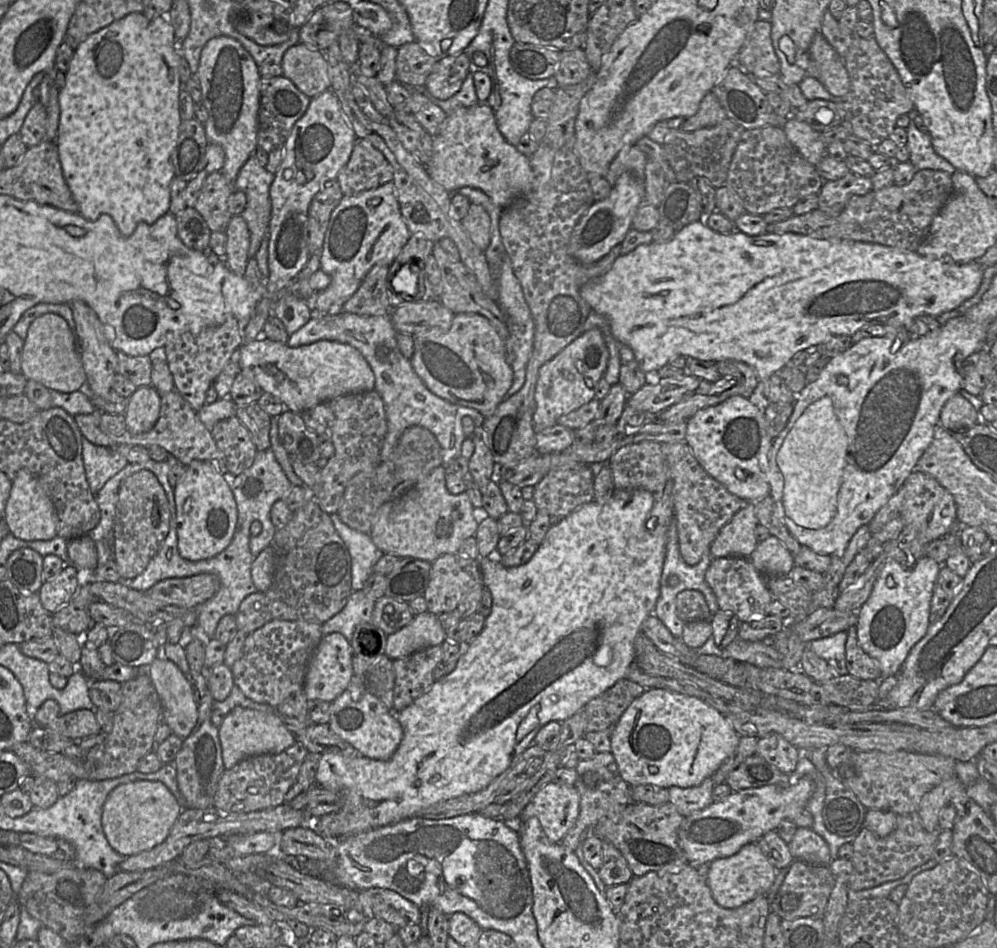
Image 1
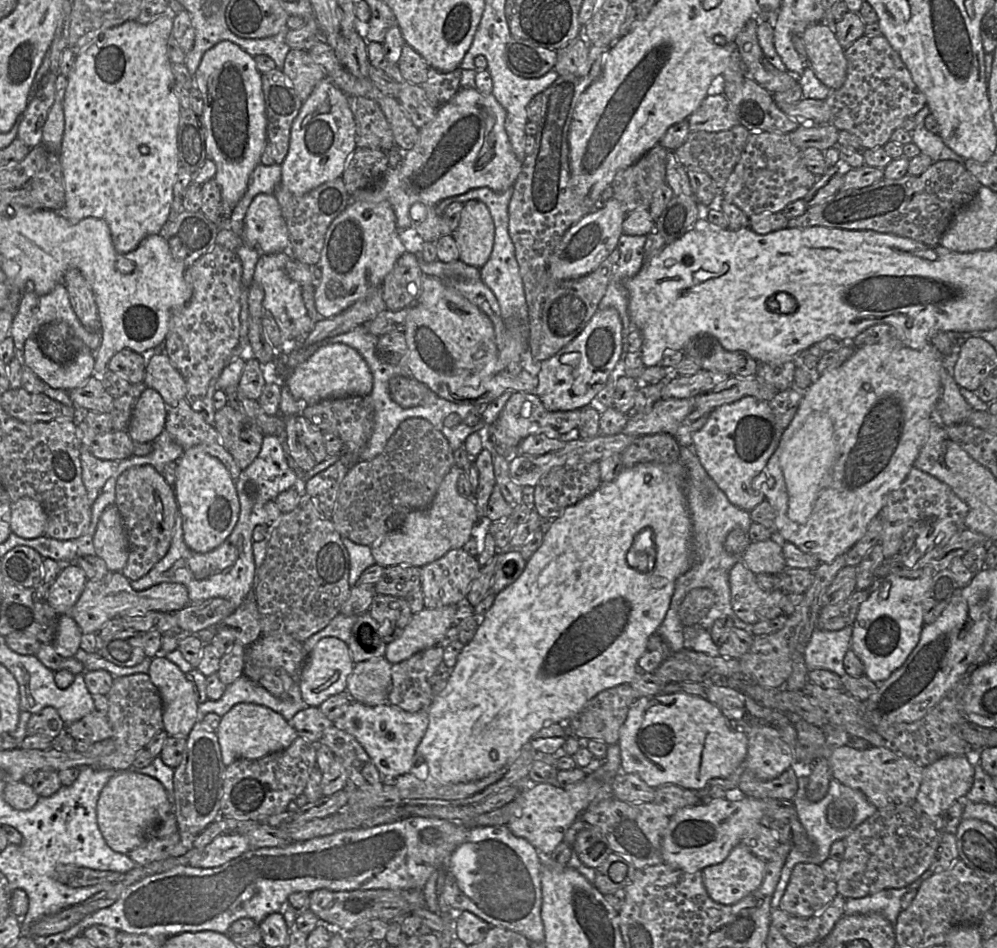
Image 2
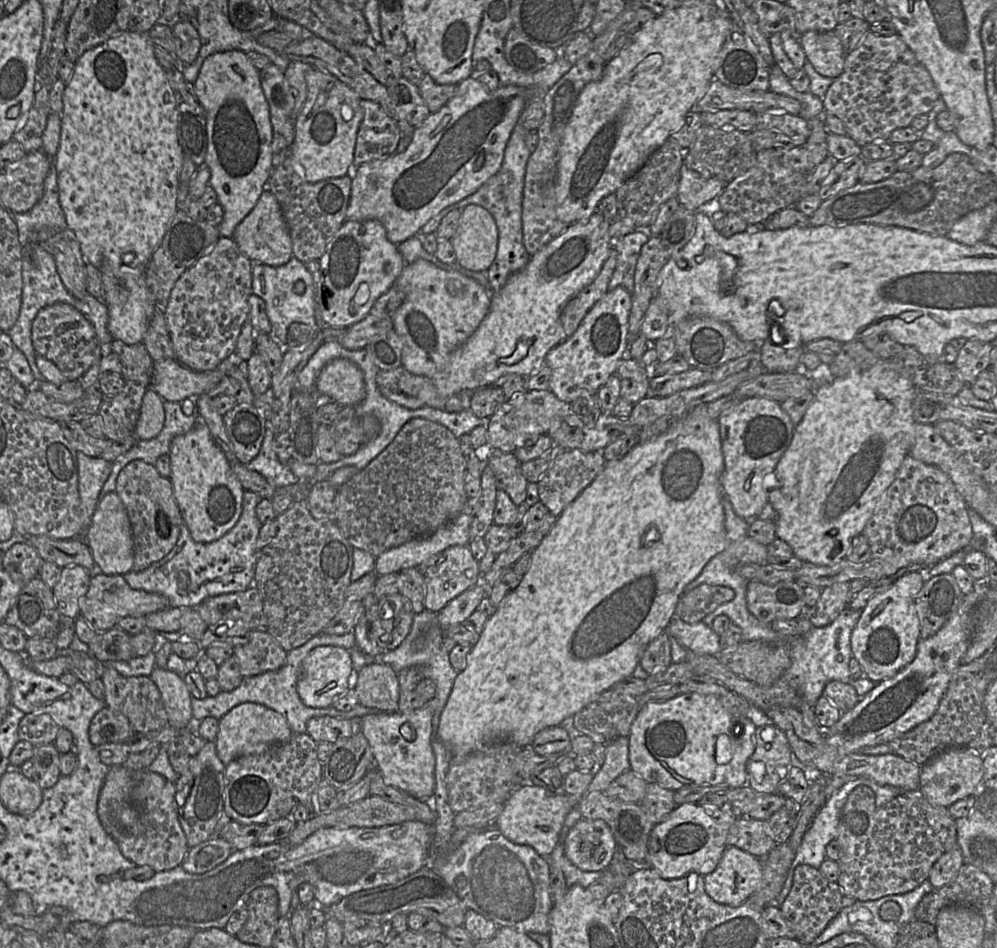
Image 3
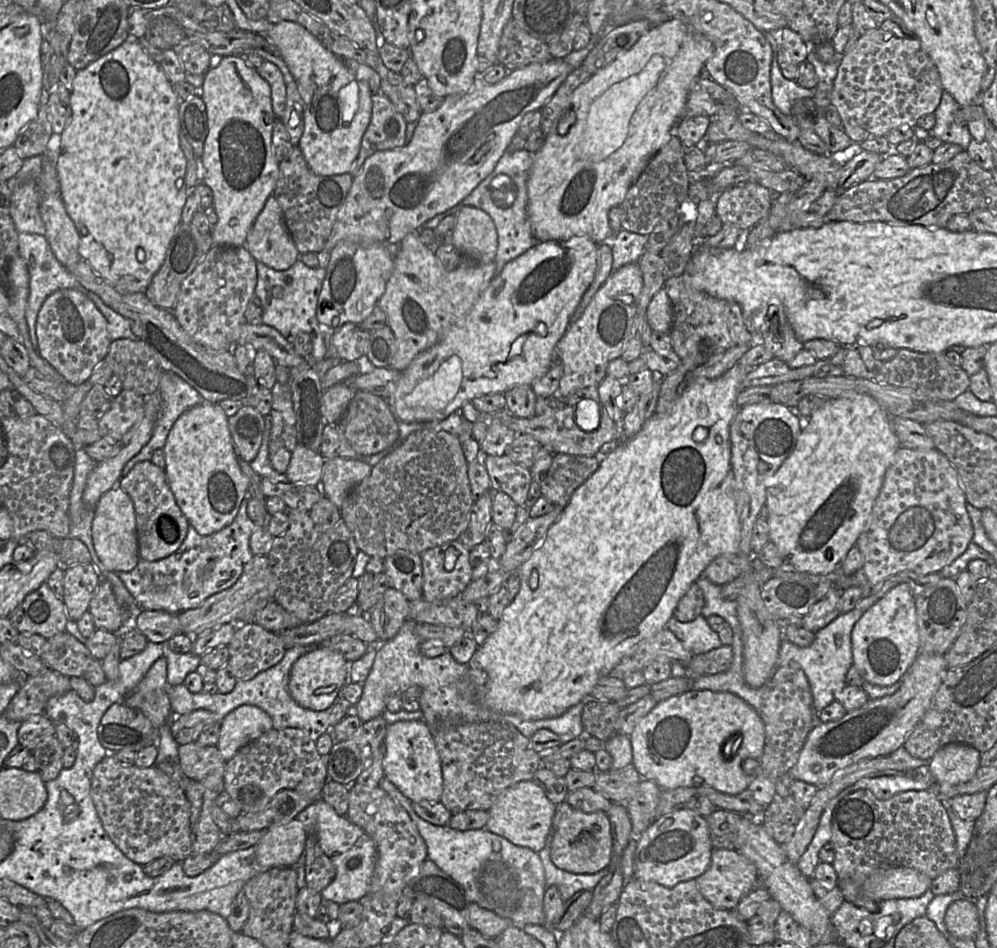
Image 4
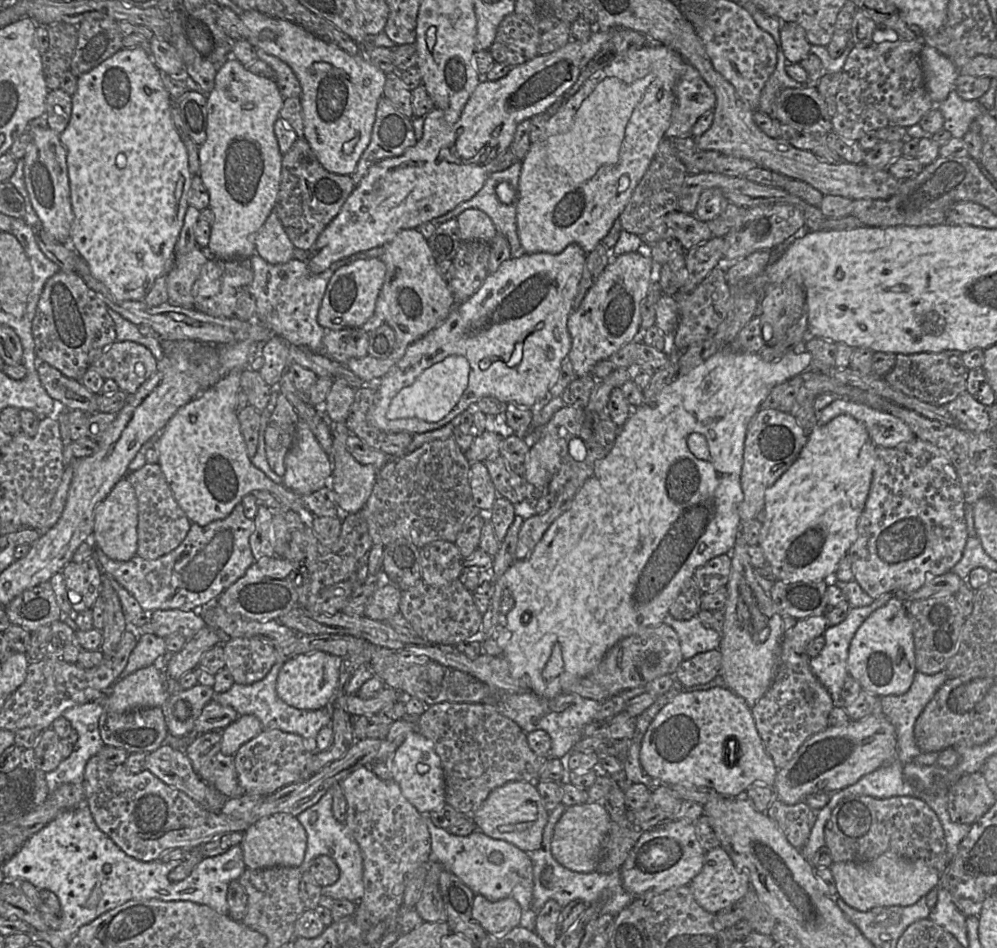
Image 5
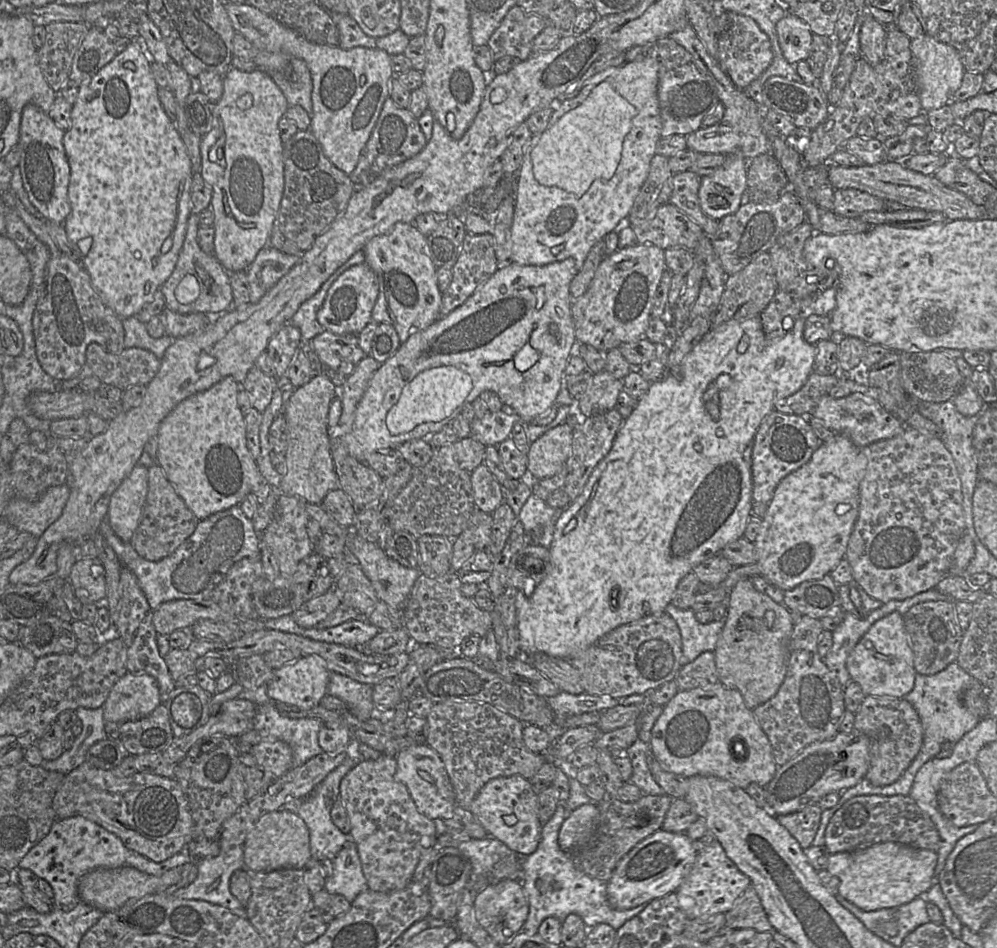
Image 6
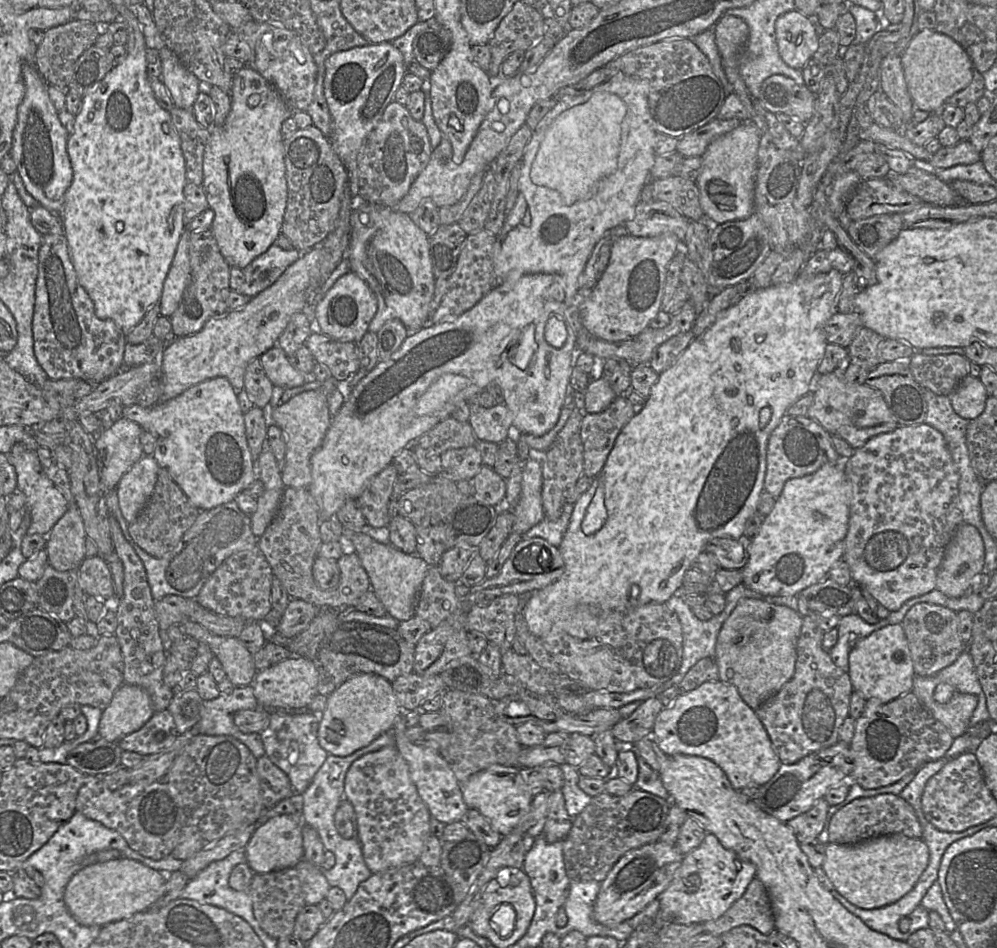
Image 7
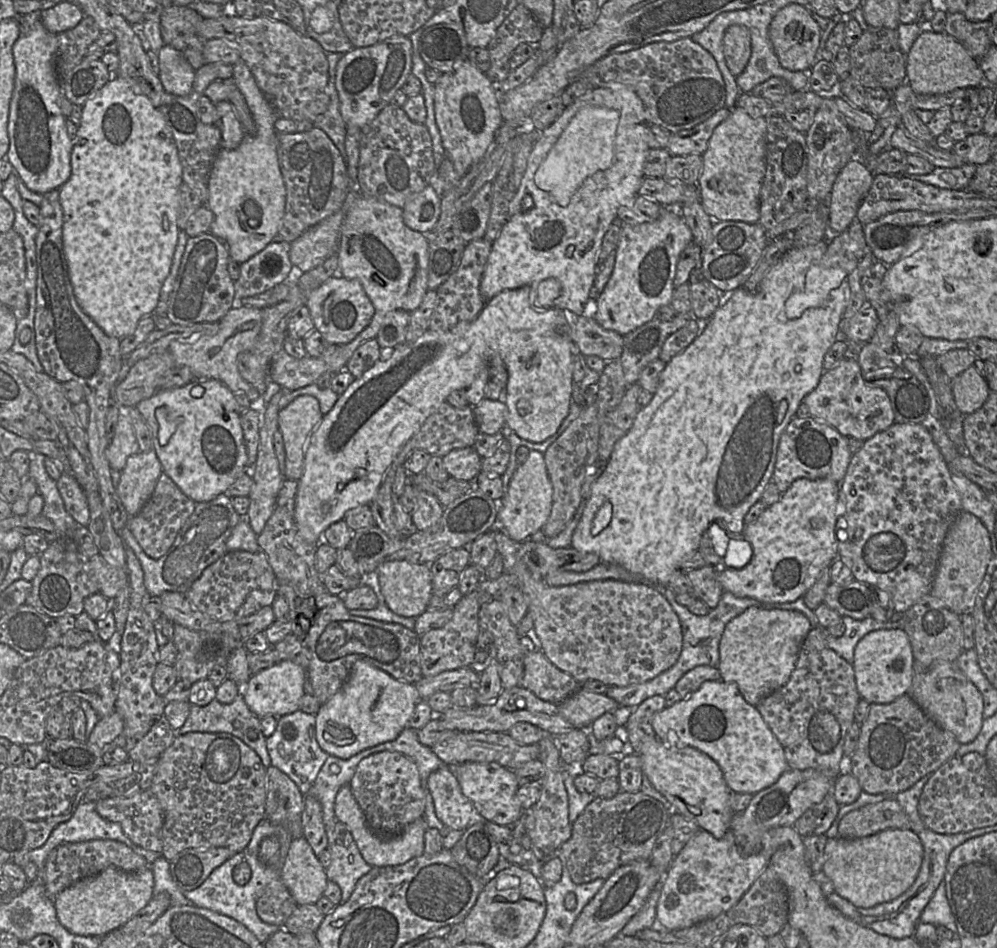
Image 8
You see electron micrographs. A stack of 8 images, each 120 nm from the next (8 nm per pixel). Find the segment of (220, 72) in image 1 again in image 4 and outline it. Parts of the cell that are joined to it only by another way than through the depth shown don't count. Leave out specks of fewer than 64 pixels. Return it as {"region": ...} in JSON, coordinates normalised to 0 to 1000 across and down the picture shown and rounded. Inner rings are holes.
{"region":[[[227,59],[205,81],[199,101],[207,112],[209,142],[202,168],[203,192],[214,203],[214,218],[218,235],[212,241],[214,258],[246,259],[249,245],[264,222],[268,210],[274,206],[280,187],[280,171],[274,157],[273,142],[278,124],[274,118],[272,92],[244,59]]]}

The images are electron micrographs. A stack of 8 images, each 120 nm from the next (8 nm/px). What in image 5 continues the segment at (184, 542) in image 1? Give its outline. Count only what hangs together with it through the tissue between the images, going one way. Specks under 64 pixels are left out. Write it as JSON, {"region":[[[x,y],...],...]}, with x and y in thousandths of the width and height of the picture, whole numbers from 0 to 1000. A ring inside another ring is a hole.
{"region":[[[243,388],[233,389],[215,407],[206,410],[199,419],[182,429],[162,453],[158,462],[158,487],[168,511],[177,530],[190,549],[203,556],[230,544],[236,534],[242,531],[247,522],[254,521],[255,518],[269,518],[279,526],[283,537],[298,540],[307,547],[308,555],[312,555],[312,549],[316,544],[307,538],[302,523],[290,517],[284,511],[277,511],[271,506],[253,489],[248,480],[247,468],[236,432],[238,416],[242,412],[241,392],[243,391]]]}

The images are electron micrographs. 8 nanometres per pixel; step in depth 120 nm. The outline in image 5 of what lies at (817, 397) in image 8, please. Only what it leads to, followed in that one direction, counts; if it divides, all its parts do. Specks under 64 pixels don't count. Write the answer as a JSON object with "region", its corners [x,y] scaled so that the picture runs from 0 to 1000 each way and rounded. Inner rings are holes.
{"region":[[[842,419],[820,435],[820,446],[826,448],[845,437],[865,446],[879,470],[898,472],[919,461],[907,444],[894,436],[847,419]]]}

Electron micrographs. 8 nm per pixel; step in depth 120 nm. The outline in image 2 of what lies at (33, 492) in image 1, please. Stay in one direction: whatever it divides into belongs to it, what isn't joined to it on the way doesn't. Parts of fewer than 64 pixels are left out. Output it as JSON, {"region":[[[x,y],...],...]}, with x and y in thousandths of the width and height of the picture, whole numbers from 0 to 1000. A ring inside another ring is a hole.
{"region":[[[23,524],[11,532],[11,561],[25,569],[44,564],[47,543],[42,534],[29,524]]]}

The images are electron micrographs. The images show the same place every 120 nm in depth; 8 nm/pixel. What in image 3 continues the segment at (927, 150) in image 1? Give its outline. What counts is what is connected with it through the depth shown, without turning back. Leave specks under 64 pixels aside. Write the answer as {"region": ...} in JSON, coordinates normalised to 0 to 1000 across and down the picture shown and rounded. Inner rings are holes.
{"region":[[[942,103],[935,116],[930,120],[932,129],[929,135],[923,139],[922,146],[935,150],[937,156],[943,156],[951,164],[961,160],[972,165],[975,156],[967,152],[958,138],[948,139],[941,134],[939,129],[940,121],[948,116],[950,116],[948,108]]]}

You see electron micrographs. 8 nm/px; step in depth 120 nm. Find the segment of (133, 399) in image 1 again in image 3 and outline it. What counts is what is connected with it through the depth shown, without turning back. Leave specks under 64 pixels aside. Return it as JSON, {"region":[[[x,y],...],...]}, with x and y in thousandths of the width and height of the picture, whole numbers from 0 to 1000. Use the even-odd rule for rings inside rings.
{"region":[[[150,408],[147,409],[140,431],[134,459],[140,464],[156,461],[164,449],[165,434],[161,419]]]}

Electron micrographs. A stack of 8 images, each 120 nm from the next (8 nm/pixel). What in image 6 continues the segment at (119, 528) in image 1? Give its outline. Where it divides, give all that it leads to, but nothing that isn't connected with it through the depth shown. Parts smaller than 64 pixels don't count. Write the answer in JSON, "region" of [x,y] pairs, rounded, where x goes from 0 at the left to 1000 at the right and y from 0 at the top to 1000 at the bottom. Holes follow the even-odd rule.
{"region":[[[154,488],[148,494],[148,519],[140,552],[130,573],[149,592],[160,592],[172,585],[196,560],[199,547],[168,506],[162,494]]]}

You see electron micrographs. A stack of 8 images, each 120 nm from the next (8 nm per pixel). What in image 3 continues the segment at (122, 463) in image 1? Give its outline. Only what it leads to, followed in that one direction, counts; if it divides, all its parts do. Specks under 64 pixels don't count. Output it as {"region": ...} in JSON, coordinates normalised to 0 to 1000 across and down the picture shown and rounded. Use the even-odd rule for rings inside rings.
{"region":[[[83,477],[76,478],[78,487],[78,518],[80,523],[80,546],[83,560],[92,550],[96,533],[104,509],[112,497],[112,488],[101,483],[91,482]]]}

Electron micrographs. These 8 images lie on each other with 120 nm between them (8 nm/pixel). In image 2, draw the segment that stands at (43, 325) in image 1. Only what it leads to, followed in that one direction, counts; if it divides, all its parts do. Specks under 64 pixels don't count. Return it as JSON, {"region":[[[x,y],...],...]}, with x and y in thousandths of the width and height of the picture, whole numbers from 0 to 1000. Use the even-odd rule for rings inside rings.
{"region":[[[33,353],[25,360],[23,385],[51,409],[70,412],[94,396],[94,371],[84,365],[70,382],[58,384],[43,373]]]}

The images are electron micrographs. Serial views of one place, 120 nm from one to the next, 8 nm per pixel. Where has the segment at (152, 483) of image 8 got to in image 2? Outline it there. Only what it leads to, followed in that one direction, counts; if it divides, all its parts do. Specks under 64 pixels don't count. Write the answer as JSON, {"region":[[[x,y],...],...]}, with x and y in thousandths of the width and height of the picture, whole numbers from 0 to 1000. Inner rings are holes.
{"region":[[[115,532],[101,542],[93,574],[96,585],[103,590],[110,603],[121,603],[128,591],[128,571],[120,540]]]}

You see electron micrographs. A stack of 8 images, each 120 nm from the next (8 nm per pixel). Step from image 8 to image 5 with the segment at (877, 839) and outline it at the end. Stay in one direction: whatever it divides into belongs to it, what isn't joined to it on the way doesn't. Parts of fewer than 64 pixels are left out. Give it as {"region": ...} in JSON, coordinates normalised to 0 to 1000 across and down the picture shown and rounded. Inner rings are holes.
{"region":[[[889,899],[866,909],[836,909],[831,915],[840,943],[857,959],[870,962],[879,956],[912,956],[942,935],[943,921],[926,906],[910,906]]]}

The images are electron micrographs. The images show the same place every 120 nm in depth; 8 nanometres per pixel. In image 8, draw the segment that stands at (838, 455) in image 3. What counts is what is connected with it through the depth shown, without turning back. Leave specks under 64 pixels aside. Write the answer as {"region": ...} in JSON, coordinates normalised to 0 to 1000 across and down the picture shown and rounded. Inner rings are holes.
{"region":[[[798,505],[778,531],[769,534],[758,550],[747,554],[744,564],[754,576],[754,589],[742,600],[727,597],[719,599],[719,611],[725,622],[739,630],[751,630],[765,636],[796,635],[804,631],[818,614],[824,601],[832,598],[841,589],[839,551],[842,518],[843,509],[834,505]]]}

